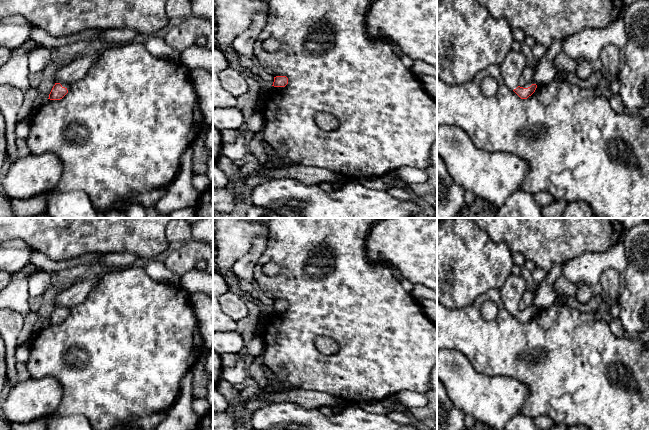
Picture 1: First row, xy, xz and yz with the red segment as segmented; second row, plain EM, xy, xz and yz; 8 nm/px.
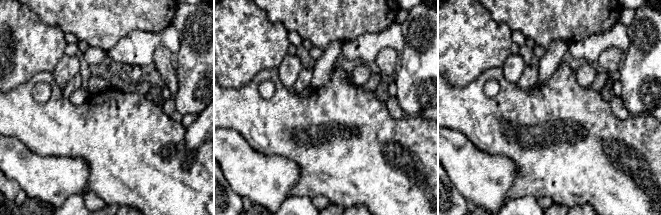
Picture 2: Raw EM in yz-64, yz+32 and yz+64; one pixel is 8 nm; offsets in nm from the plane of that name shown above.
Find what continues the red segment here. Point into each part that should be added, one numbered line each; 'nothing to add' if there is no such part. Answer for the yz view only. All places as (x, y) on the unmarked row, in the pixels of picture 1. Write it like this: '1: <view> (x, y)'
1: yz (512, 290)

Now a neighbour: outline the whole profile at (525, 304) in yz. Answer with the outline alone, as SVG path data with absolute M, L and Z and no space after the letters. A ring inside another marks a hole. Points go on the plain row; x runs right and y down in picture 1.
M526 289L526 291L523 293L523 297L519 301L518 309L523 312L530 311L532 309L534 296L535 293L532 293Z

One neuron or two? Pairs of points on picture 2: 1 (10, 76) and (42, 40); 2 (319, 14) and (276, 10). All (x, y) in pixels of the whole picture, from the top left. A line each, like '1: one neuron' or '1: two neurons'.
1: one neuron
2: one neuron

